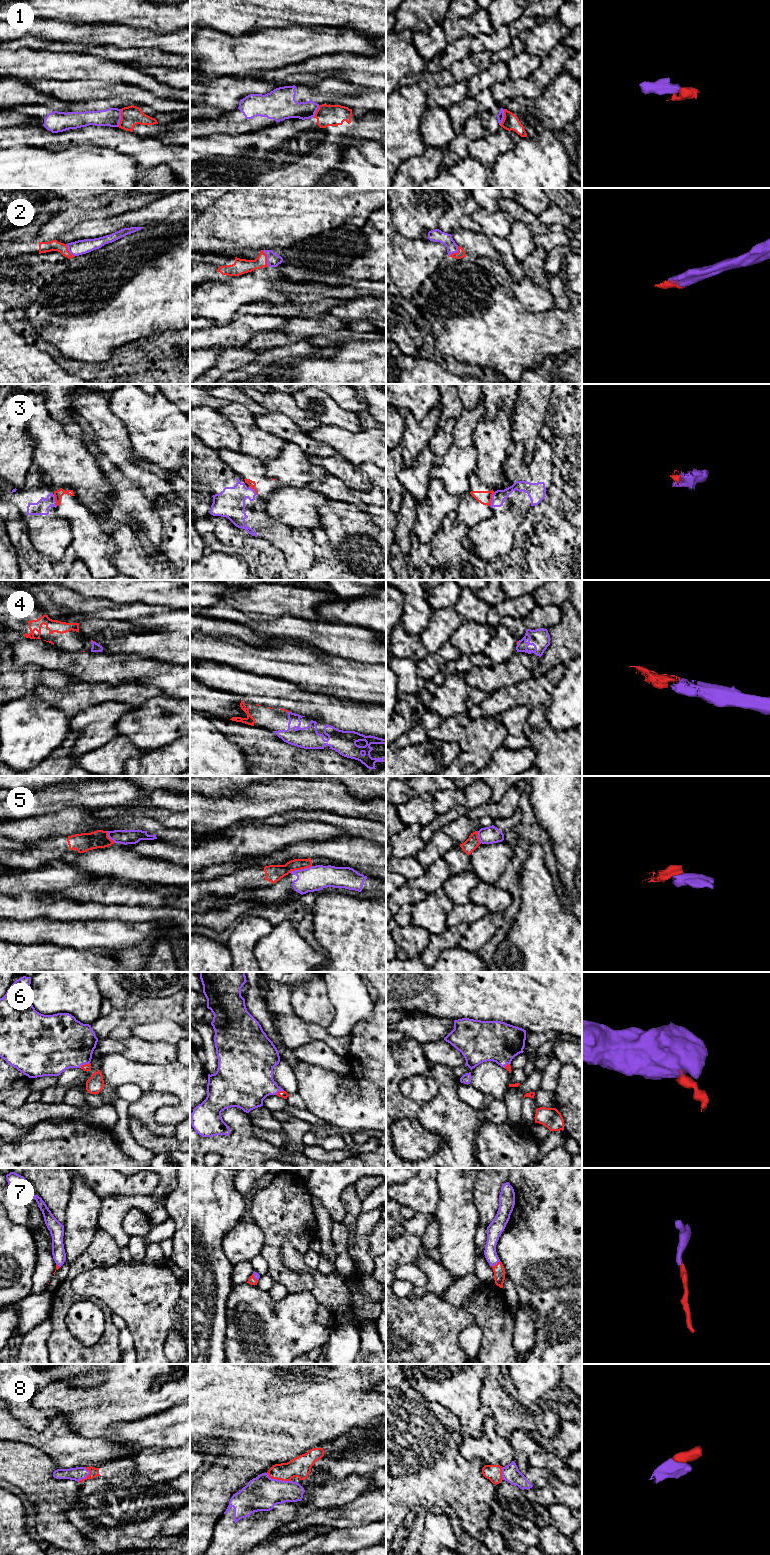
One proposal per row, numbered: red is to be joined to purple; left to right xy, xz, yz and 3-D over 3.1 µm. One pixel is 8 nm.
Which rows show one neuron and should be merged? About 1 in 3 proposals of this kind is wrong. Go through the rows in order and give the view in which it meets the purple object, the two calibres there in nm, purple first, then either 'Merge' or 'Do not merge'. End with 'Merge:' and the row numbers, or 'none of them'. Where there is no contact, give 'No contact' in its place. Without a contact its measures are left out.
1: Touches purple in xy. Thickness 150 nm (purple) against 160 nm. Do not merge
2: Touches purple in xz. Thickness 110 nm (purple) against 130 nm. Merge
3: Touches purple in yz. Thickness 100 nm (purple) against 110 nm. Do not merge
4: Touches purple in xy. Thickness 70 nm (purple) against 20 nm. Merge
5: Touches purple in xz. Thickness 200 nm (purple) against 140 nm. Do not merge
6: Touches purple in xy. Thickness 440 nm (purple) against 60 nm. Merge
7: Touches purple in yz. Thickness 110 nm (purple) against 100 nm. Merge
8: Touches purple in xz. Thickness 280 nm (purple) against 170 nm. Merge
Merge: 2, 4, 6, 7, 8

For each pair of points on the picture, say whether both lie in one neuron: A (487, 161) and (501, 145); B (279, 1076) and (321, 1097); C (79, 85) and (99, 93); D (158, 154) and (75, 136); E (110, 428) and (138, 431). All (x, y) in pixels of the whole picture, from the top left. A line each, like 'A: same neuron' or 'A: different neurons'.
A: same neuron
B: different neurons
C: same neuron
D: same neuron
E: different neurons

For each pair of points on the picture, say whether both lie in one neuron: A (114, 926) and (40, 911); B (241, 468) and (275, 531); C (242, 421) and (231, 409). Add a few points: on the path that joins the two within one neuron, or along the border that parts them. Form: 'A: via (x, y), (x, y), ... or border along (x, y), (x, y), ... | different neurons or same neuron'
A: border along (62, 920), (110, 920) | different neurons
B: border along (226, 463), (244, 478) | different neurons
C: via (240, 418), (234, 412) | same neuron

